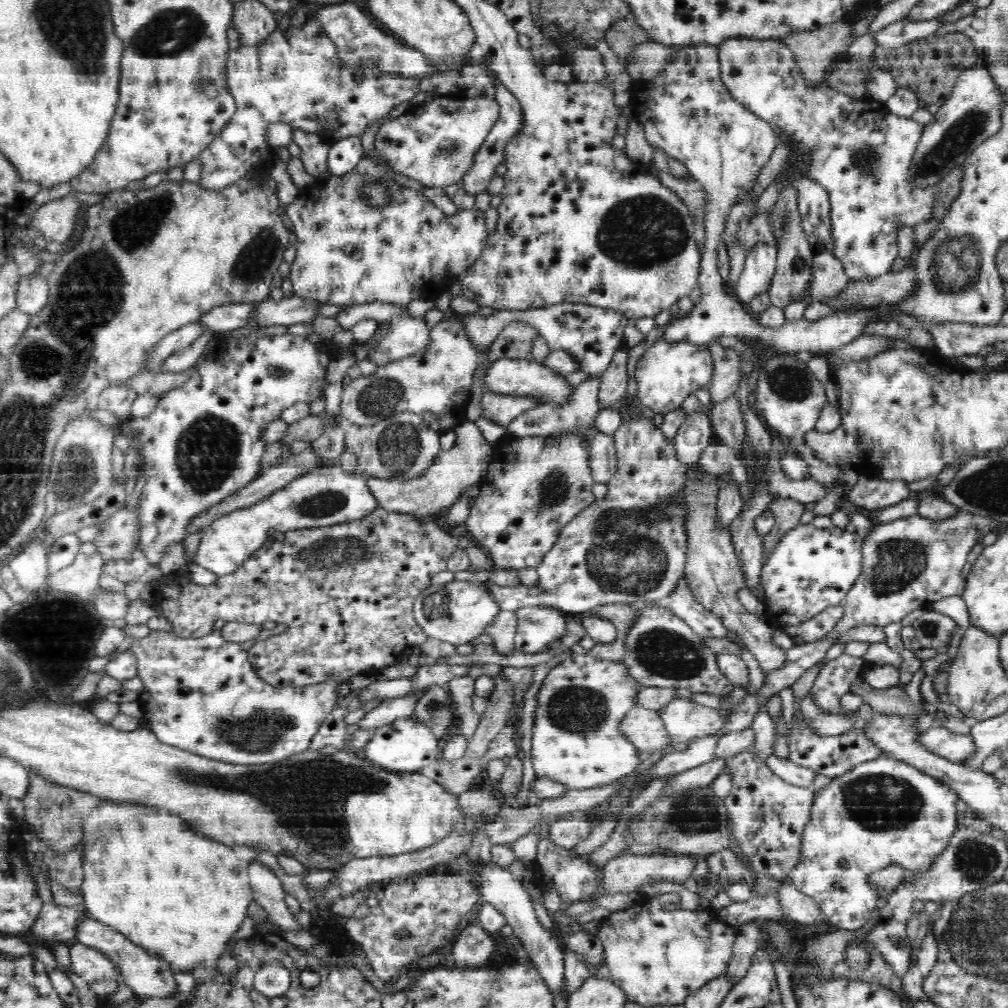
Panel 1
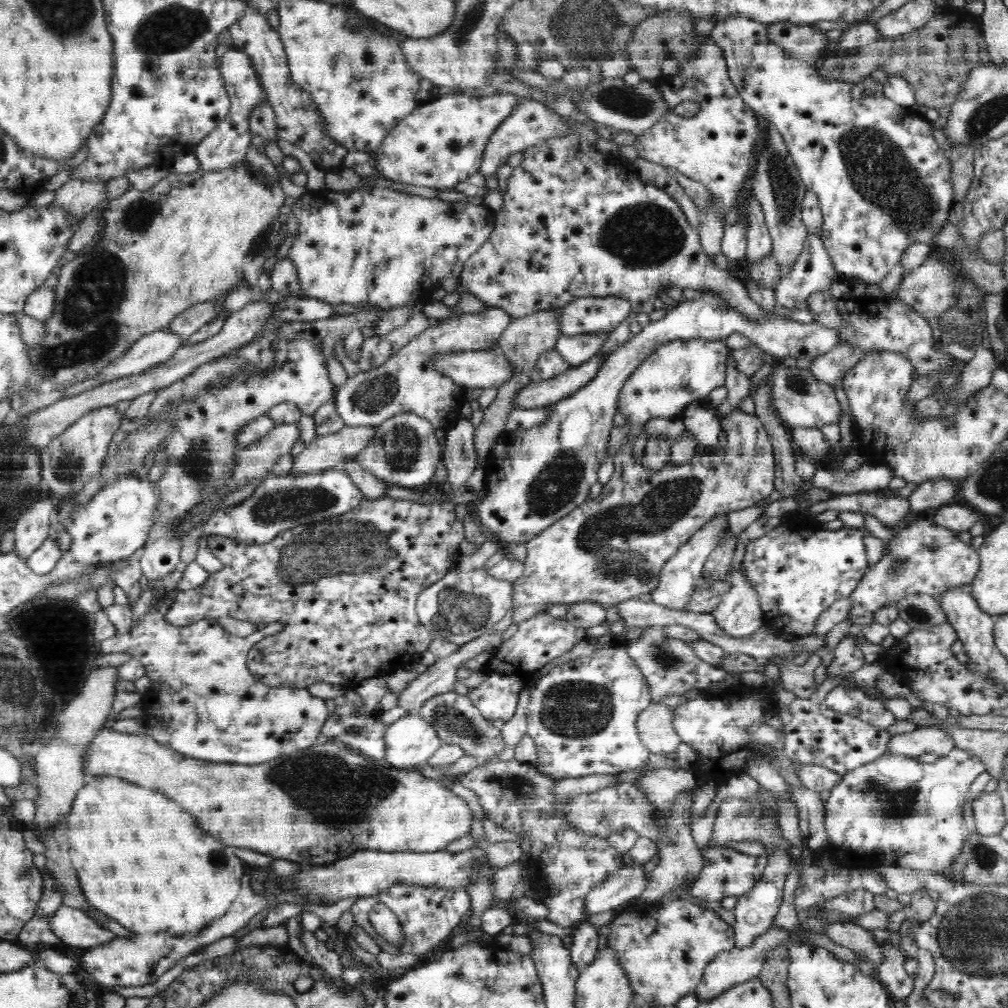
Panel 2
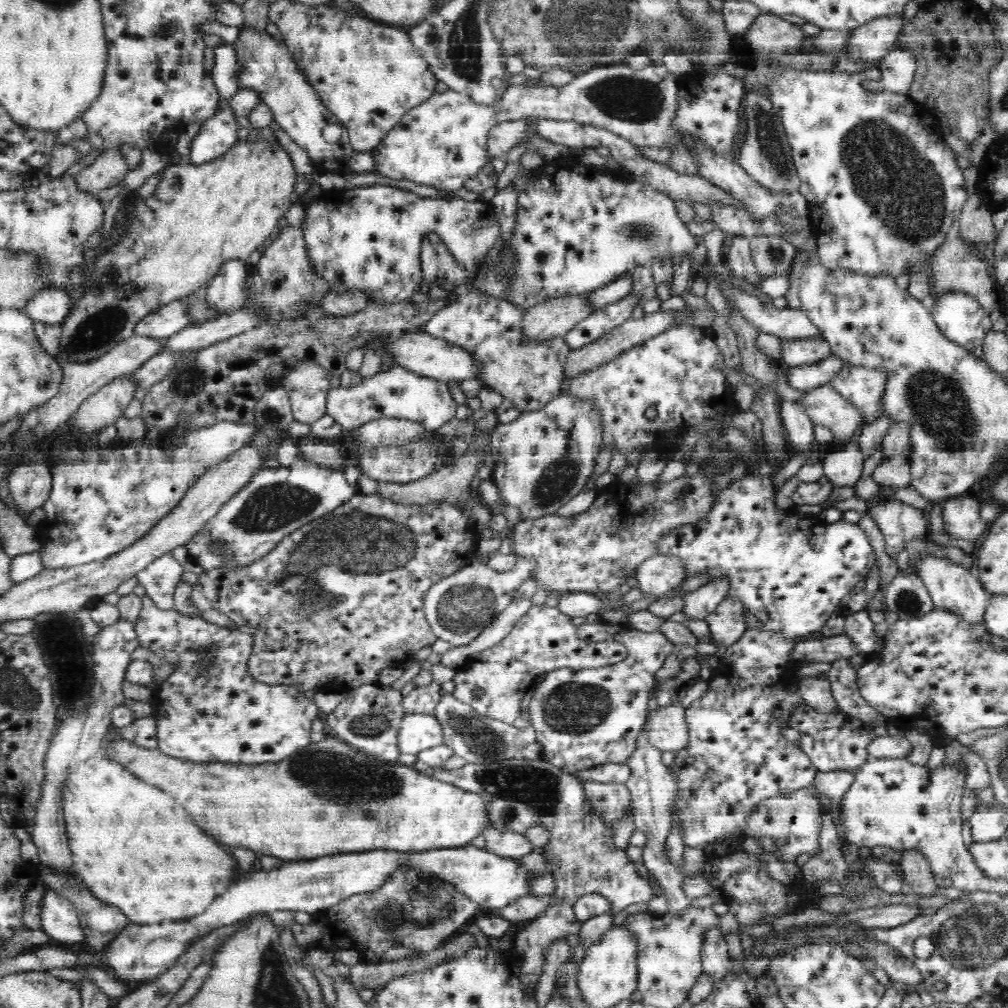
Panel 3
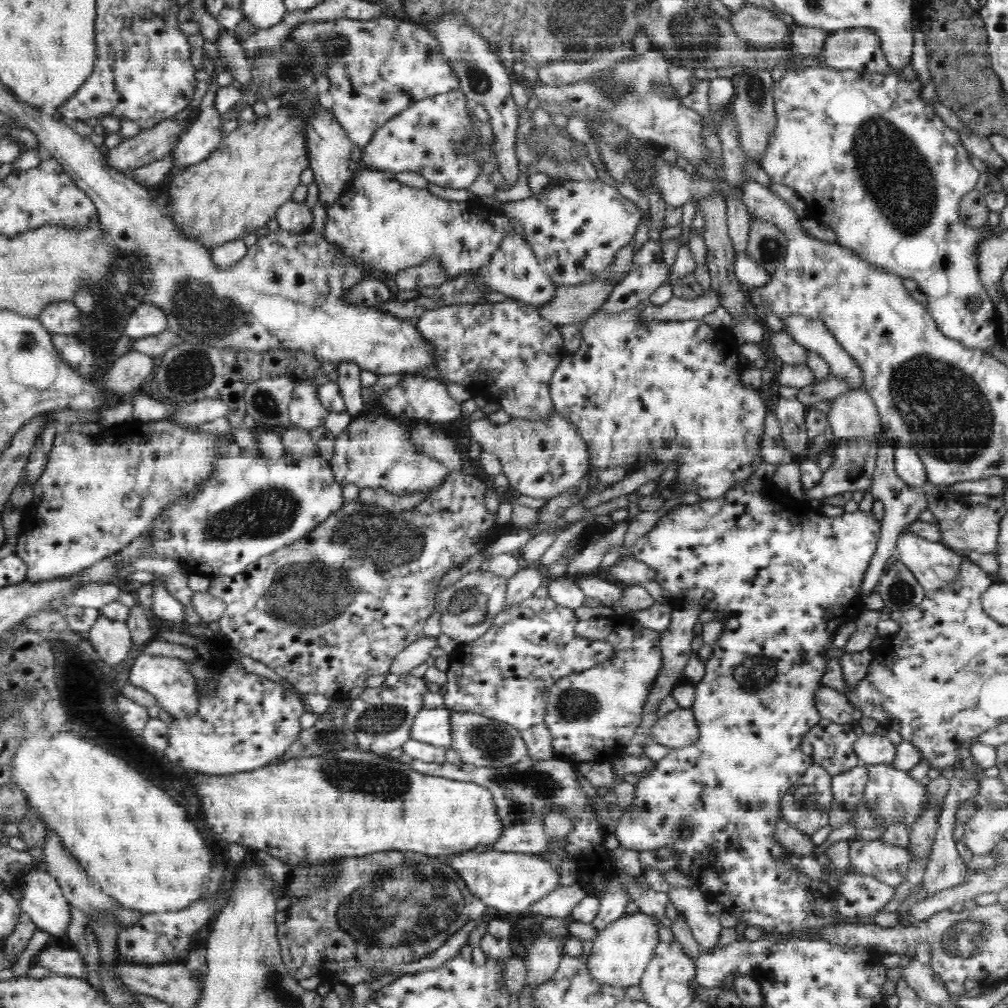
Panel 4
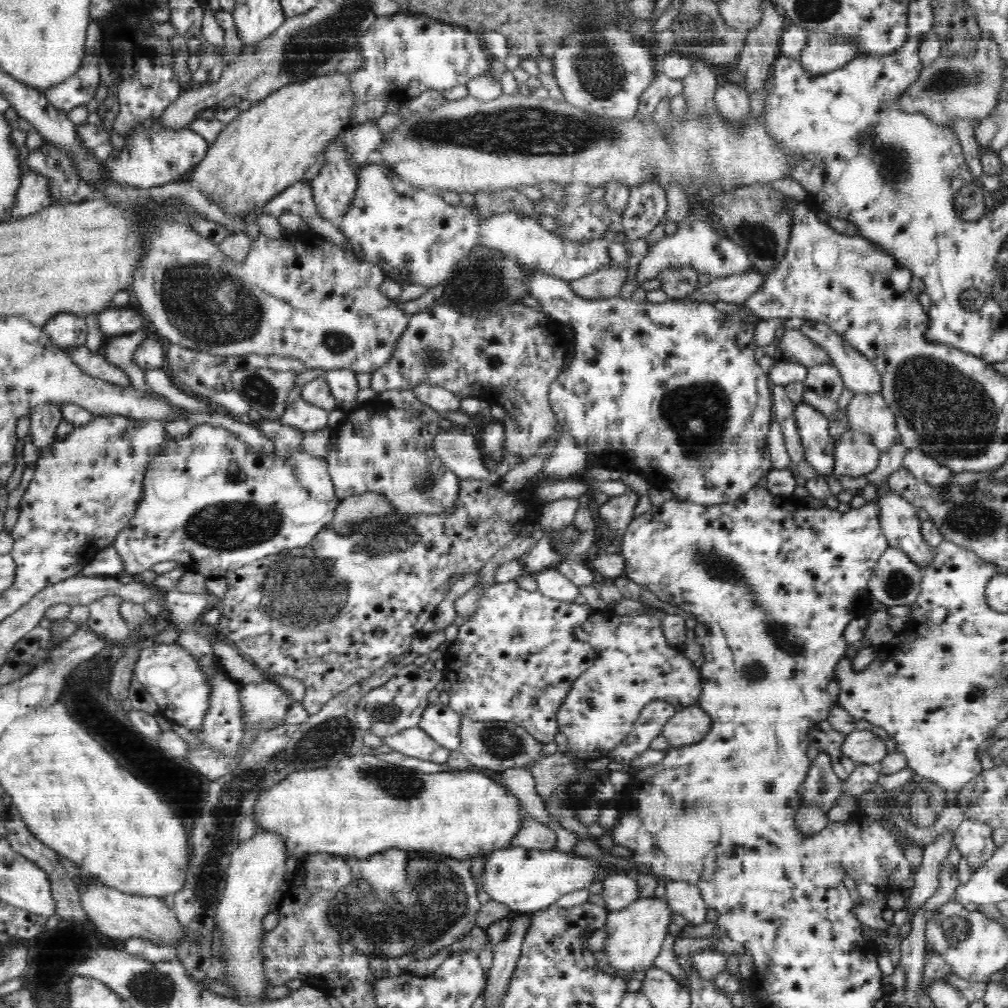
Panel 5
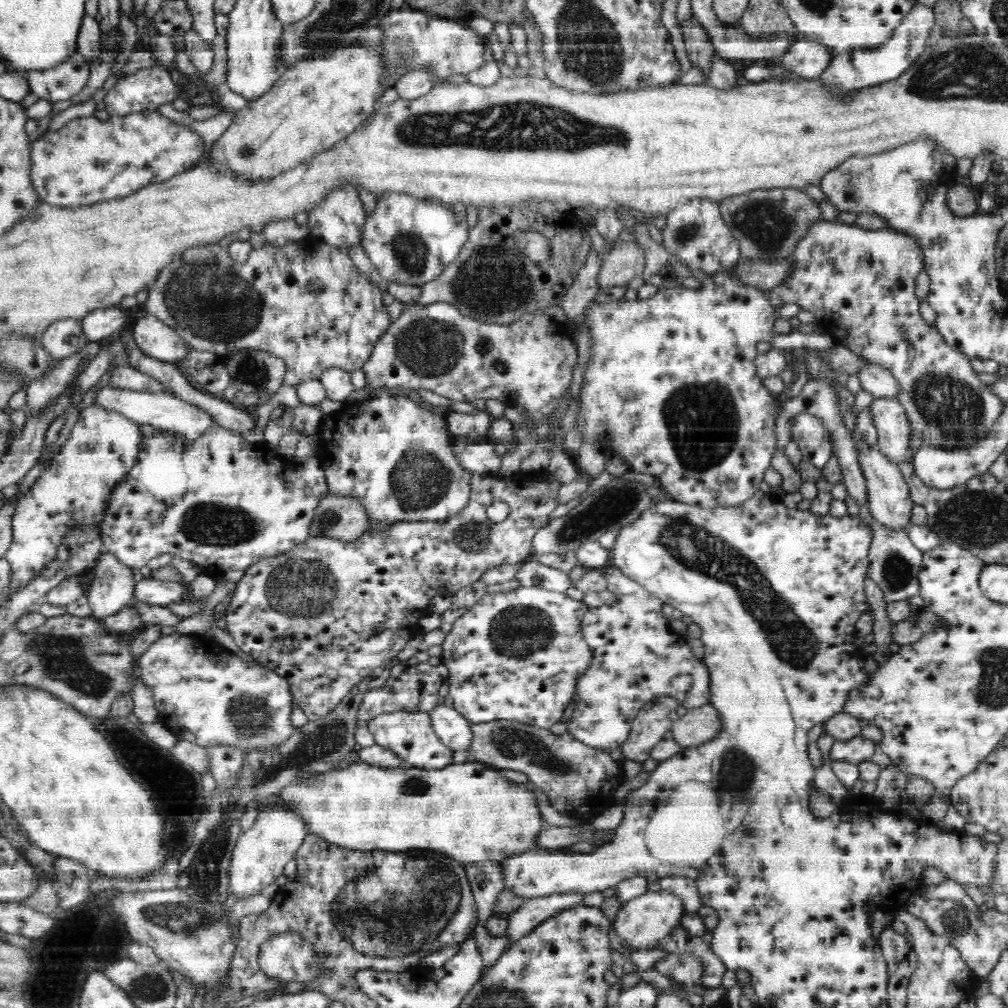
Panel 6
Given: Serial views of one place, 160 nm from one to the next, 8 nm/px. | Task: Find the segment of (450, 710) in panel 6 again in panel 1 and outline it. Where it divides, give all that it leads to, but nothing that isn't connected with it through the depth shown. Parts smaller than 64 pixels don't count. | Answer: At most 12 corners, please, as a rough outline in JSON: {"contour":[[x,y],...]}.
{"contour":[[422,722],[377,729],[361,755],[416,772],[440,758],[441,741]]}

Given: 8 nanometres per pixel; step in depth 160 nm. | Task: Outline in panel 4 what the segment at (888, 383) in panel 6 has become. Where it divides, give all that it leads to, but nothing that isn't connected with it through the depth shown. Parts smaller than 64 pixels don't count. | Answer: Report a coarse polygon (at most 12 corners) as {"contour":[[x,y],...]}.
{"contour":[[797,315],[784,332],[820,355],[831,374],[864,384],[854,358],[820,320]]}

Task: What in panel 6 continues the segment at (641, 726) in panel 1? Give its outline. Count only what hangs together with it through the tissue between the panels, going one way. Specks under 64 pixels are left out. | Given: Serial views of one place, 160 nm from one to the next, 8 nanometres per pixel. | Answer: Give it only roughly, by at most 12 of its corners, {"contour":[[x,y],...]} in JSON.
{"contour":[[708,702],[679,716],[671,730],[682,748],[714,740],[722,721]]}

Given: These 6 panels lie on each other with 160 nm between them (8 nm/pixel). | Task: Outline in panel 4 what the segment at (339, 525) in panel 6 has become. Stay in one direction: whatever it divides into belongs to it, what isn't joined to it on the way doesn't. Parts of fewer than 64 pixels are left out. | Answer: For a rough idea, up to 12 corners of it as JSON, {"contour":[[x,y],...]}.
{"contour":[[362,488],[355,501],[400,512],[417,507],[430,492],[397,494]]}

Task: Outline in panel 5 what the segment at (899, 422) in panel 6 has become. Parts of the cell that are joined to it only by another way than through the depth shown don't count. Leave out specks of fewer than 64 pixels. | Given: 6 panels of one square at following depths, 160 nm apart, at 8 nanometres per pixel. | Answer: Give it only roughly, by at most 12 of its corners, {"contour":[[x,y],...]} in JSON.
{"contour":[[880,392],[855,393],[848,404],[854,431],[885,455],[900,442]]}

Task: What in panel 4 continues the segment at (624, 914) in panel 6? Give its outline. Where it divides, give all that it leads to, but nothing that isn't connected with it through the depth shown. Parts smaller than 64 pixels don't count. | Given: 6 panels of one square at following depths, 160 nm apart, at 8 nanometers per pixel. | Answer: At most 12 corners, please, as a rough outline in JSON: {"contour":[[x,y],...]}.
{"contour":[[641,911],[598,931],[587,958],[599,986],[641,983],[659,921]]}

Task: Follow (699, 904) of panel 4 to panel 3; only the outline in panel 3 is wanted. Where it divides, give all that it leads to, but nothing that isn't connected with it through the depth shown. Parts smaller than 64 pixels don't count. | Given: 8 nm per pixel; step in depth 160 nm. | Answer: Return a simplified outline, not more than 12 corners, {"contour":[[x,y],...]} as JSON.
{"contour":[[718,927],[705,936],[701,959],[714,982],[733,972]]}

